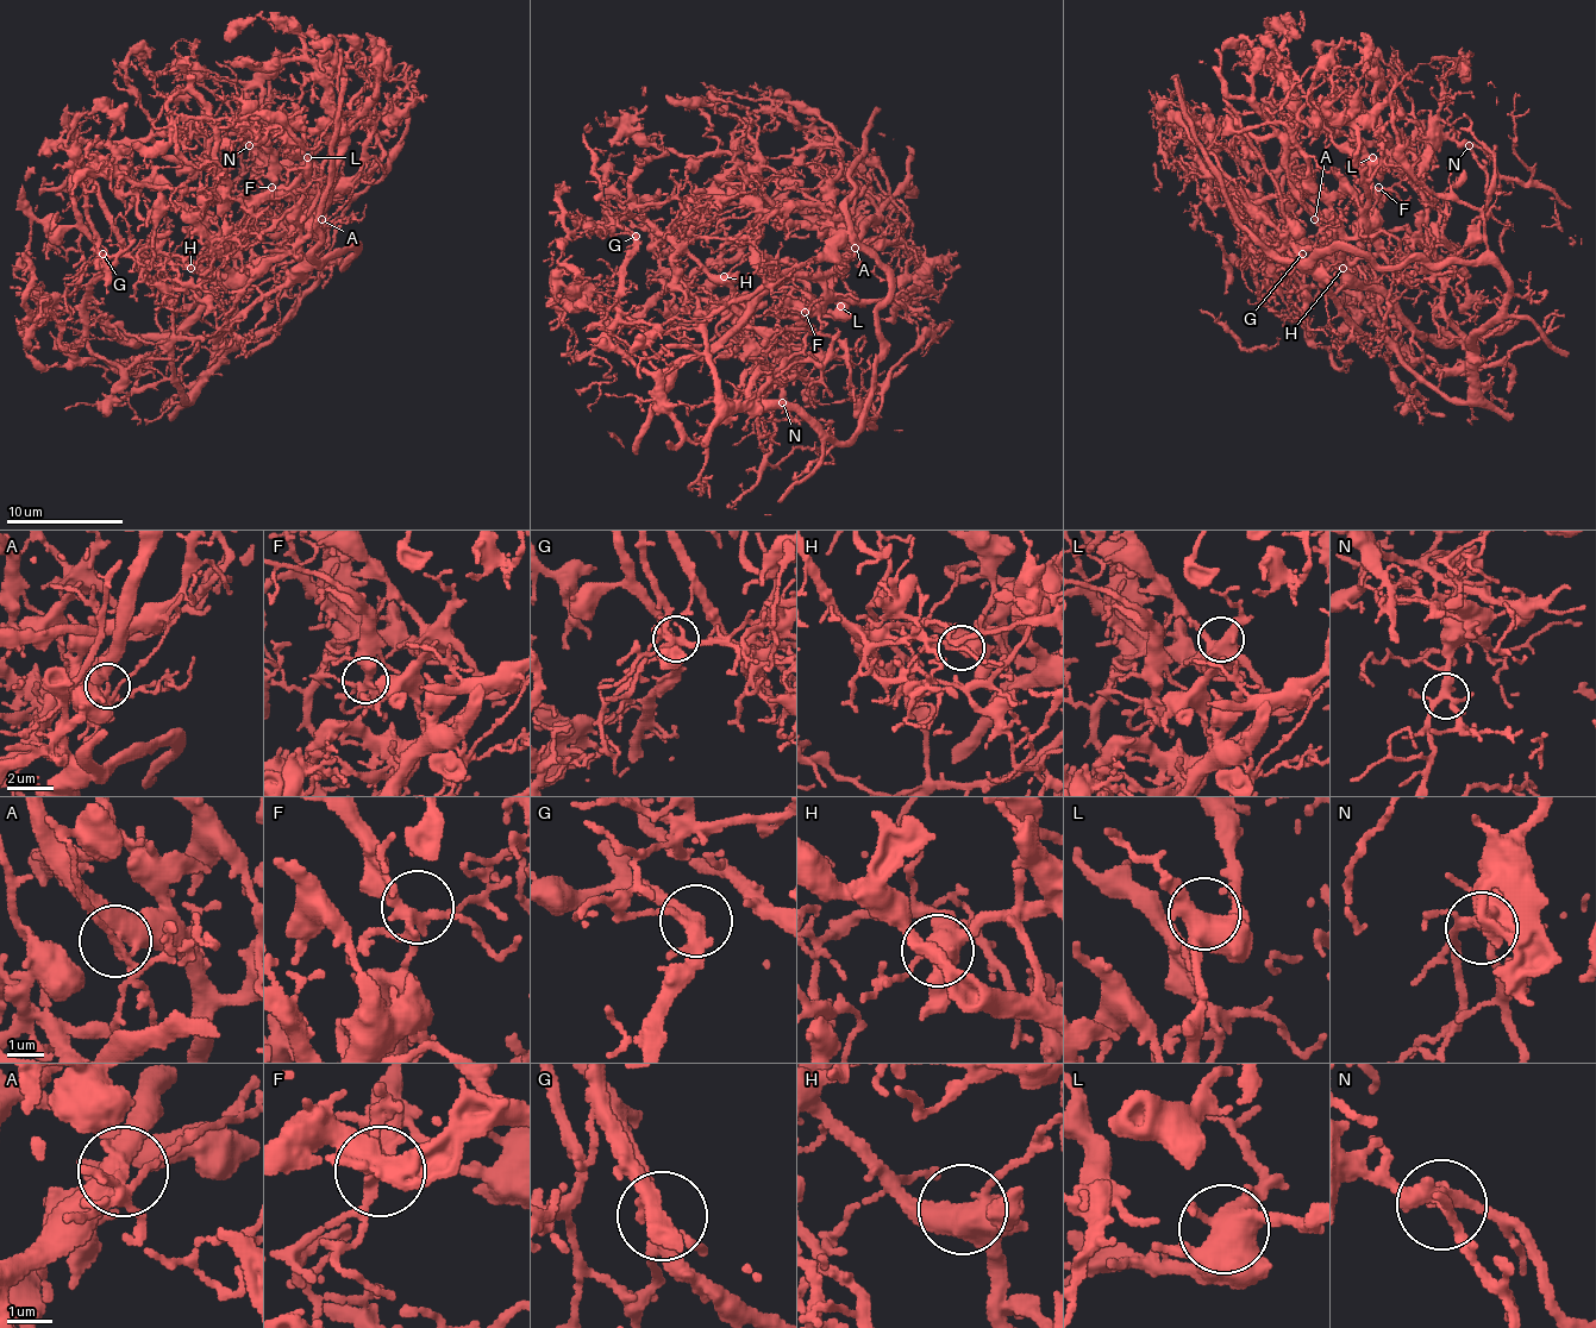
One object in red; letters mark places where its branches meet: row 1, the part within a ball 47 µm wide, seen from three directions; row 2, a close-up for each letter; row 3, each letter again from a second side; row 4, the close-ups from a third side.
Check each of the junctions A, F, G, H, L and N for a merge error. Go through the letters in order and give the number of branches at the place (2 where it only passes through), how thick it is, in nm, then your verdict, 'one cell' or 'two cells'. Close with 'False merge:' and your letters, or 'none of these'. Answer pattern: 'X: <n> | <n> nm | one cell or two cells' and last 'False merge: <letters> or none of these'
A: 5 | 320 nm | two cells
F: 5 | 280 nm | one cell
G: 4 | 320 nm | one cell
H: 3 | 440 nm | one cell
L: 5 | 480 nm | one cell
N: 5 | 320 nm | one cell
False merge: A

